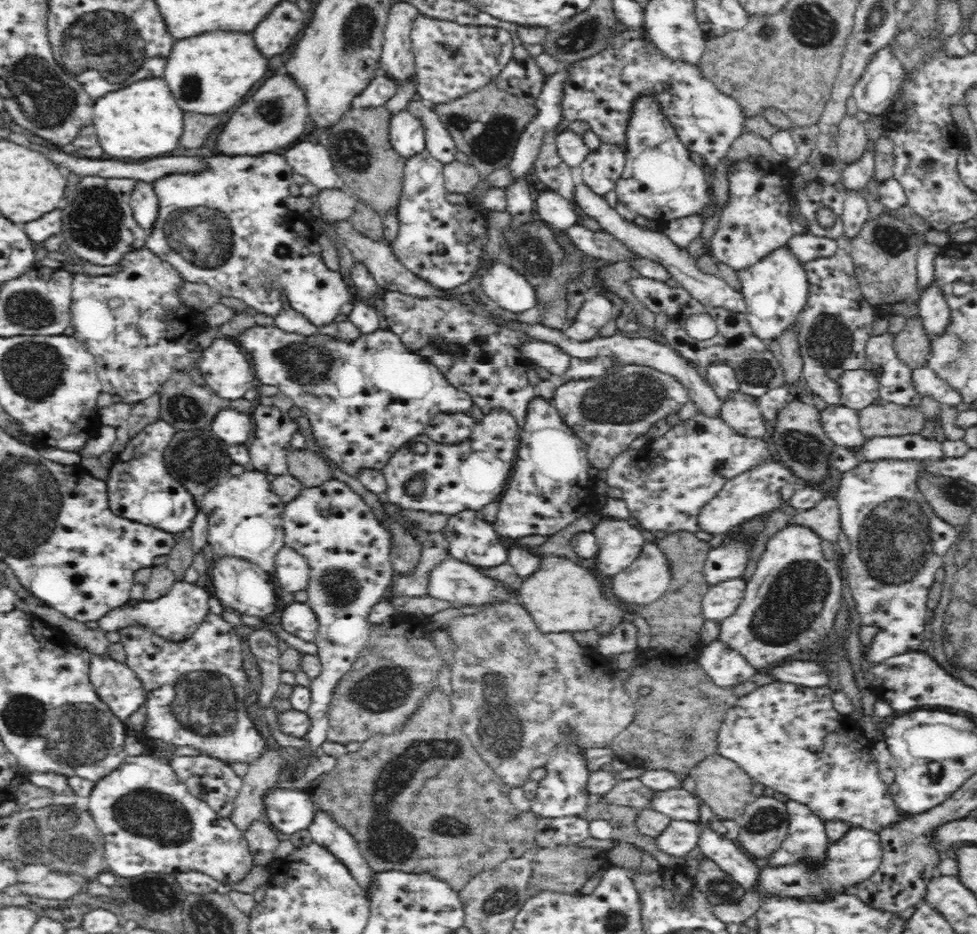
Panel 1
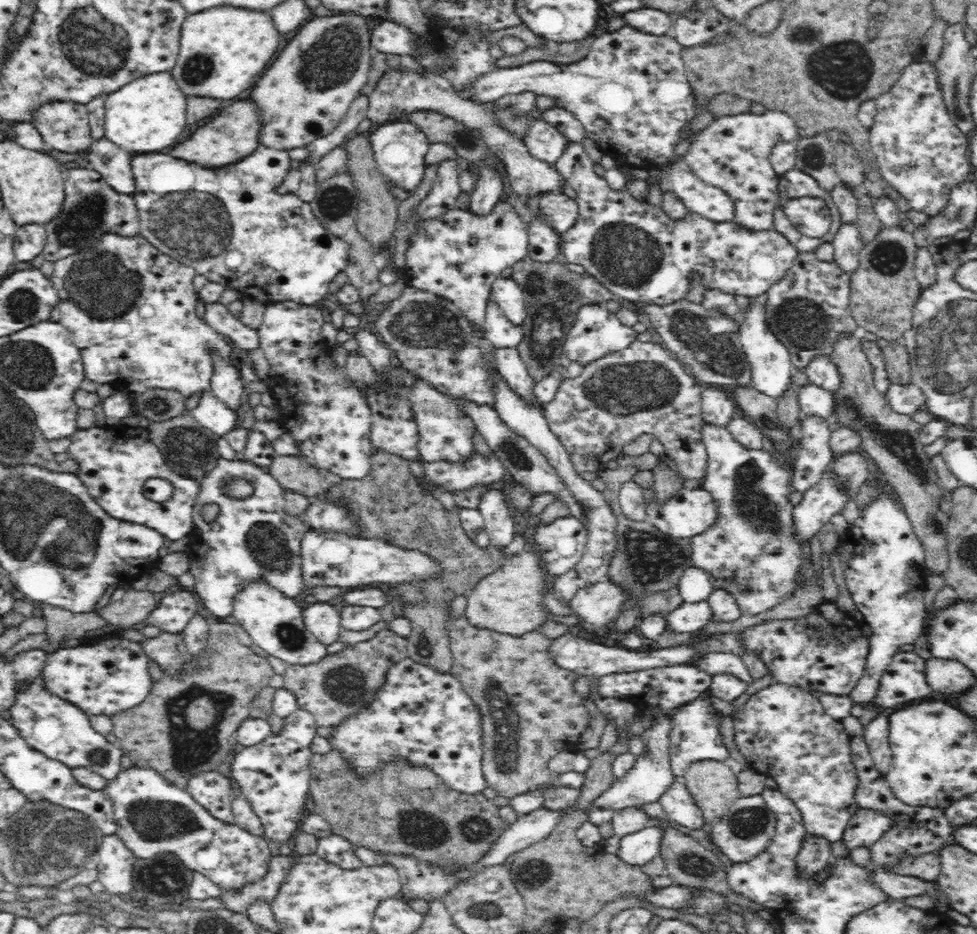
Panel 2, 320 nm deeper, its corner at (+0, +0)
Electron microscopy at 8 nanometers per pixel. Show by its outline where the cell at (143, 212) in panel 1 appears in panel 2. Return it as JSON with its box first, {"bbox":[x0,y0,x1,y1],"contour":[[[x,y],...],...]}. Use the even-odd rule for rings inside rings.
{"bbox":[84,140,136,194],"contour":[[[98,140],[96,144],[91,144],[84,154],[85,158],[86,154],[90,158],[89,168],[99,172],[109,186],[121,194],[135,194],[136,180],[128,152],[116,148],[116,144],[108,144],[108,140]]]}

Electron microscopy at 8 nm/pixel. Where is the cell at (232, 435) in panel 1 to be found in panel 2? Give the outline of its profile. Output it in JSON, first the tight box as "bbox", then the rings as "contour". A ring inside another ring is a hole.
{"bbox":[190,389,238,437],"contour":[[[209,389],[202,391],[198,404],[190,411],[190,414],[204,428],[215,432],[219,437],[232,432],[238,426],[238,411],[228,407],[224,401],[216,398]]]}

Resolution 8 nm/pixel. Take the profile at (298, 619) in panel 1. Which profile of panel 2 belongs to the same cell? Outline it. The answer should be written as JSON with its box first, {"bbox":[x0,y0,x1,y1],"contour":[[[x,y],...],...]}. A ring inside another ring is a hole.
{"bbox":[301,602,341,646],"contour":[[[316,602],[301,610],[303,624],[322,644],[326,646],[338,641],[341,618],[338,608],[324,602]]]}

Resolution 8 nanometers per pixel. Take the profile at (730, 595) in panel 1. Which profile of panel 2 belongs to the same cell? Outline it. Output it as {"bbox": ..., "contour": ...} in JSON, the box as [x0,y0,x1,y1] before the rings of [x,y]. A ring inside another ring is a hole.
{"bbox":[667,601,712,633],"contour":[[[707,601],[685,602],[668,616],[667,629],[674,632],[694,633],[712,622],[712,607]]]}

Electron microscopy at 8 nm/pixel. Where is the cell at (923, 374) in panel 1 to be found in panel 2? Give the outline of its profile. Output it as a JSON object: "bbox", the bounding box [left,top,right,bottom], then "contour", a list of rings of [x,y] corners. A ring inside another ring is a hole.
{"bbox":[885,382,928,415],"contour":[[[912,382],[908,384],[891,383],[885,397],[888,397],[888,403],[892,405],[894,412],[901,415],[913,415],[925,407],[928,402],[924,391]]]}

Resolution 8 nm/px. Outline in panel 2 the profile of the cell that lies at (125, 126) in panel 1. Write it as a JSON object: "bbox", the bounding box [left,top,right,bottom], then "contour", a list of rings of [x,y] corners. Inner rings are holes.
{"bbox":[106,72,186,152],"contour":[[[171,72],[155,73],[134,80],[126,88],[108,96],[106,108],[106,138],[124,150],[162,152],[174,146],[186,128],[186,98],[178,90]]]}

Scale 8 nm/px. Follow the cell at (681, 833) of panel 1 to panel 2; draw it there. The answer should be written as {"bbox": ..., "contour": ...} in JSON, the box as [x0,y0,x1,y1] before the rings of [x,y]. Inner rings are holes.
{"bbox":[618,824,664,867],"contour":[[[651,824],[640,832],[621,837],[618,857],[628,864],[641,867],[659,854],[662,840],[664,840],[664,827]]]}

